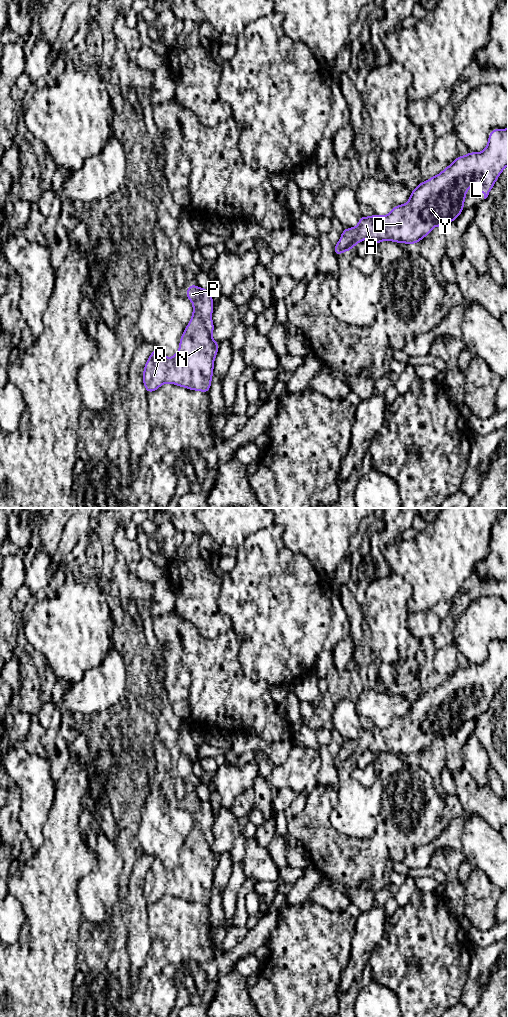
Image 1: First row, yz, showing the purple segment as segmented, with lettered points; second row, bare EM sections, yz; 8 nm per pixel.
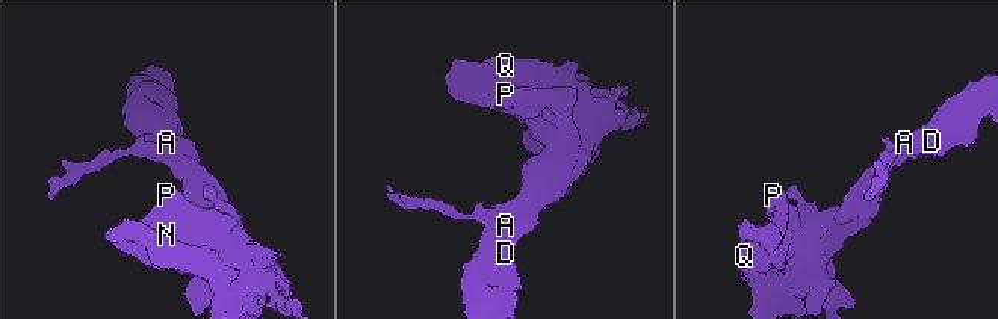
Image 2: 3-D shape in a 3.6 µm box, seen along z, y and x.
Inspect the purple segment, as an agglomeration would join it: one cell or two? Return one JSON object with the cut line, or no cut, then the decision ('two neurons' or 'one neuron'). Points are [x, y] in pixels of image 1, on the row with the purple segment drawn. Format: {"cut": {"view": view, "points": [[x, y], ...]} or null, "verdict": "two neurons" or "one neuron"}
{"cut": null, "verdict": "one neuron"}

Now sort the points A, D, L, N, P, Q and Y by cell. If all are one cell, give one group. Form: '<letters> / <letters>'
A D L N P Q Y

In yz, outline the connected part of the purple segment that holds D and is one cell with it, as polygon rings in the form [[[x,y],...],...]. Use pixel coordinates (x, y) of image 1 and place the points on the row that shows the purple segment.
[[[508,128],[493,129],[489,133],[487,147],[482,152],[469,152],[466,156],[457,156],[455,161],[441,173],[430,177],[427,181],[420,182],[411,192],[406,204],[394,206],[388,215],[361,216],[356,227],[345,228],[335,245],[335,255],[339,256],[341,253],[353,249],[357,243],[367,238],[375,245],[386,240],[395,243],[403,242],[406,245],[413,245],[421,241],[435,226],[444,227],[458,218],[463,211],[466,193],[474,184],[478,191],[484,193],[484,199],[486,199],[507,165]]]

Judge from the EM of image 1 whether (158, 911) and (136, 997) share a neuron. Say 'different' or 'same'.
same

